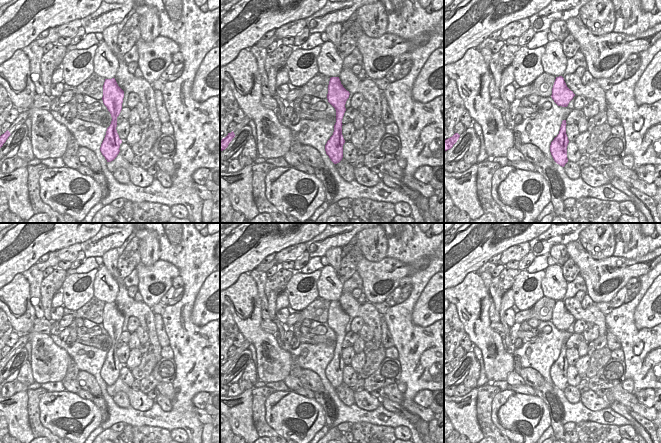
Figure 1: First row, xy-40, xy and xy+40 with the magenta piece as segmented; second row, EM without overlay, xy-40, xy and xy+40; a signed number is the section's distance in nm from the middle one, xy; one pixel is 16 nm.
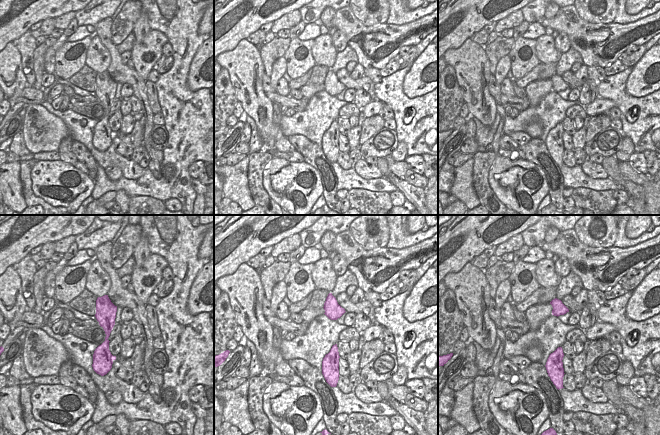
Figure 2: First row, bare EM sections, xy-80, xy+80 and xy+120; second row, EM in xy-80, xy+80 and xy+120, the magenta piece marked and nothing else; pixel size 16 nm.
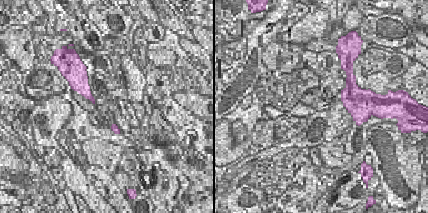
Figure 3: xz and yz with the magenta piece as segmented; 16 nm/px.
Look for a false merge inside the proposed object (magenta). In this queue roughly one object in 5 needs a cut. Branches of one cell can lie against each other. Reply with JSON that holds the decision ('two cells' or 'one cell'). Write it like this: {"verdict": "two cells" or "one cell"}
{"verdict": "one cell"}

